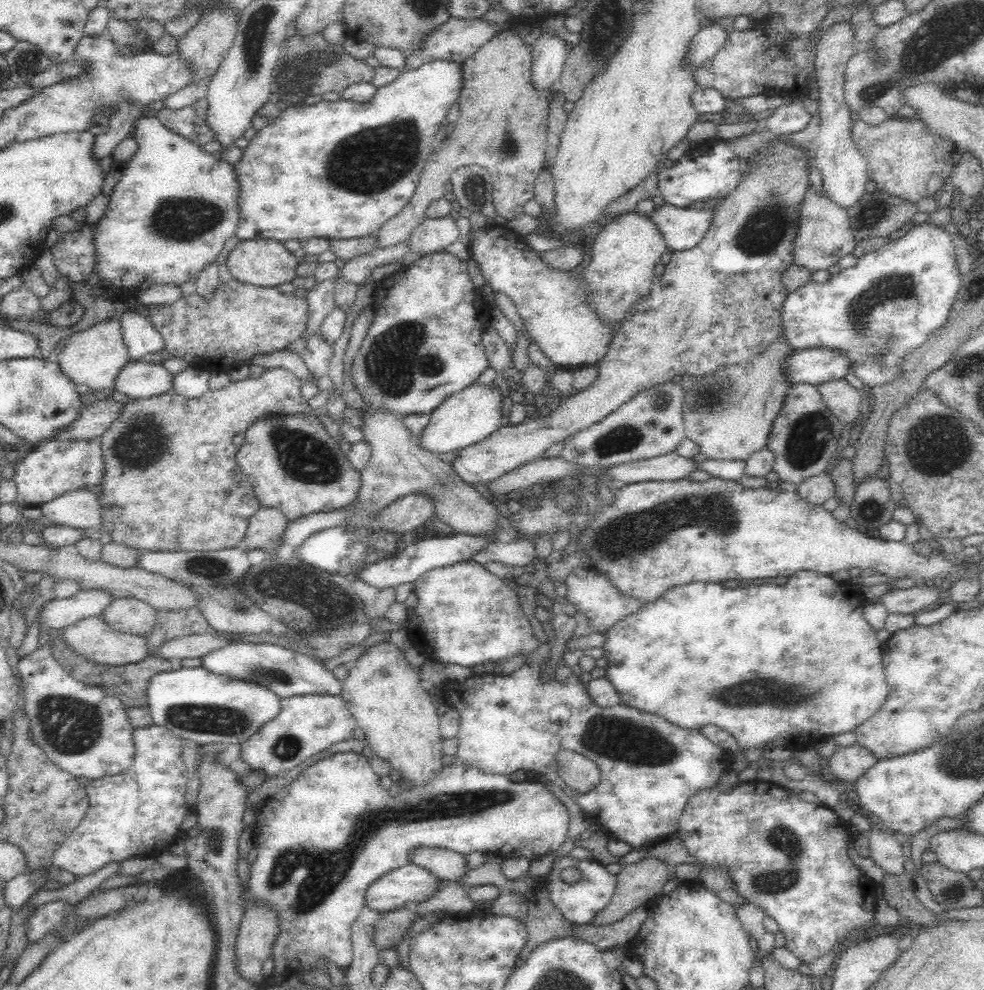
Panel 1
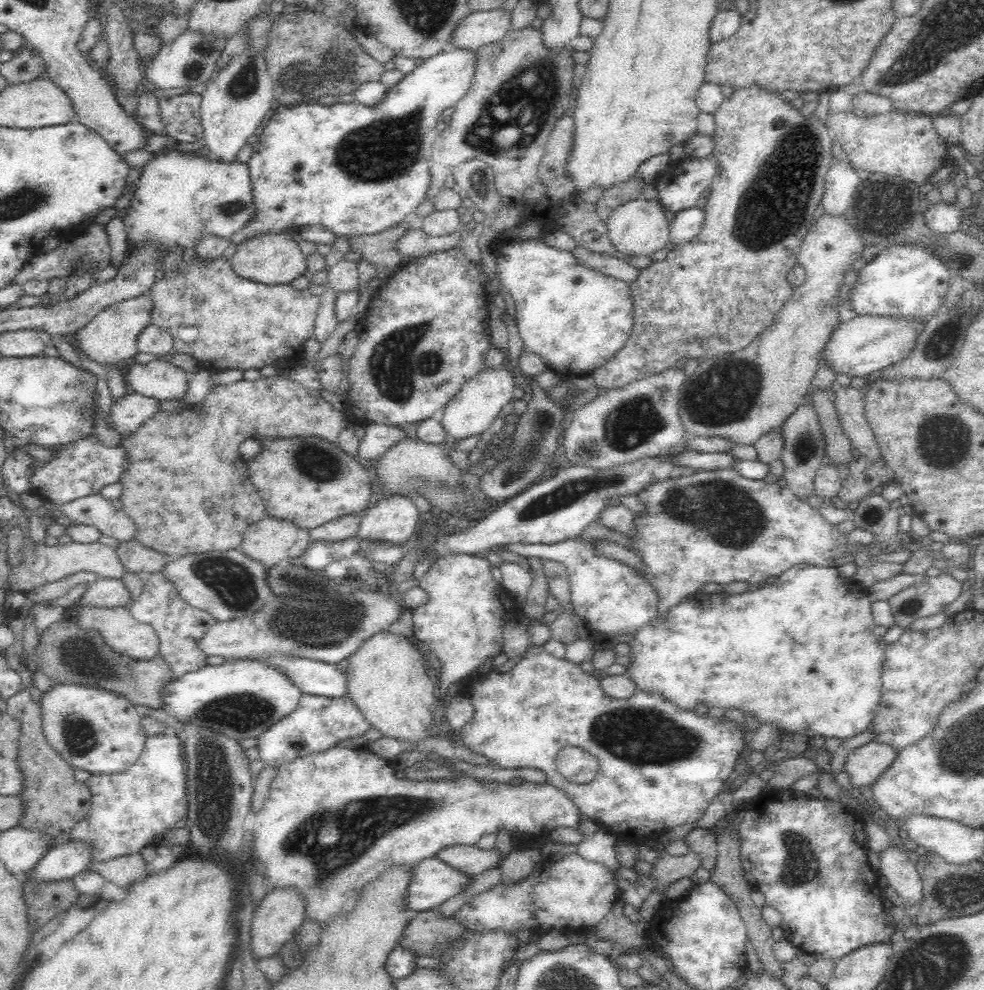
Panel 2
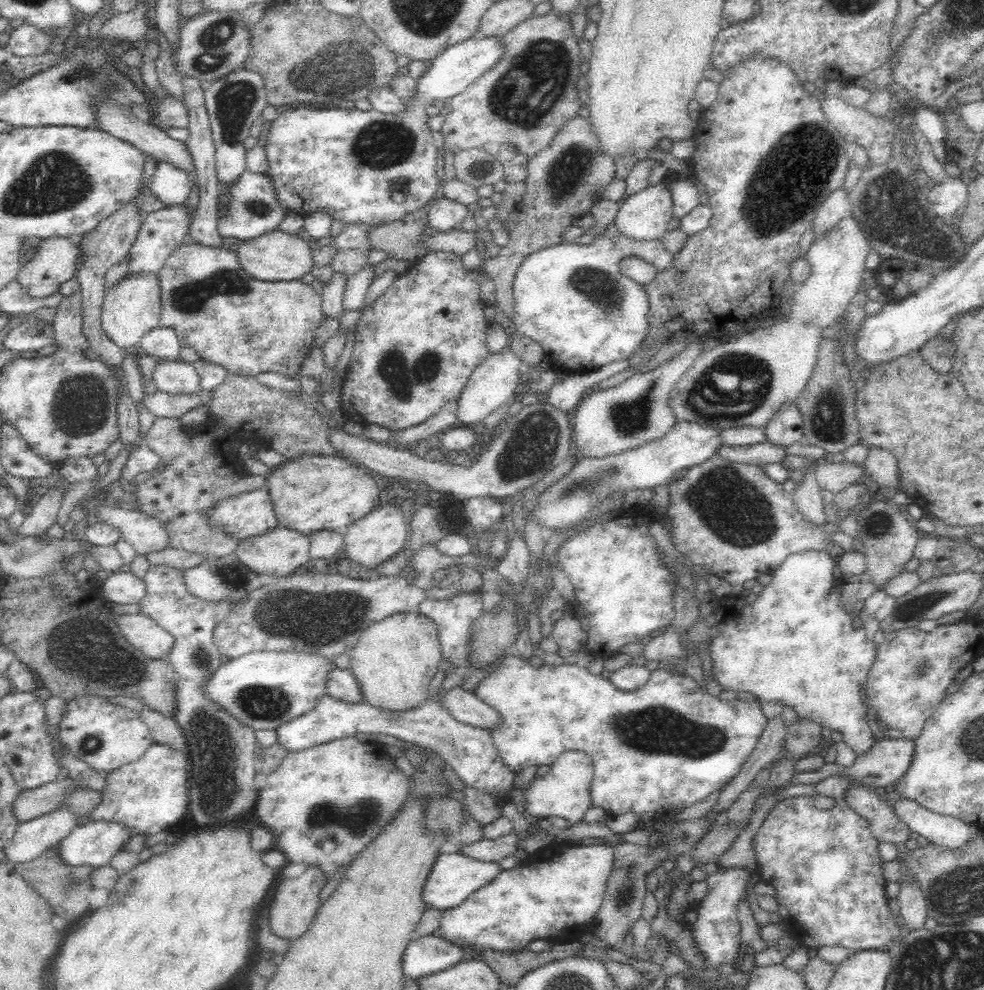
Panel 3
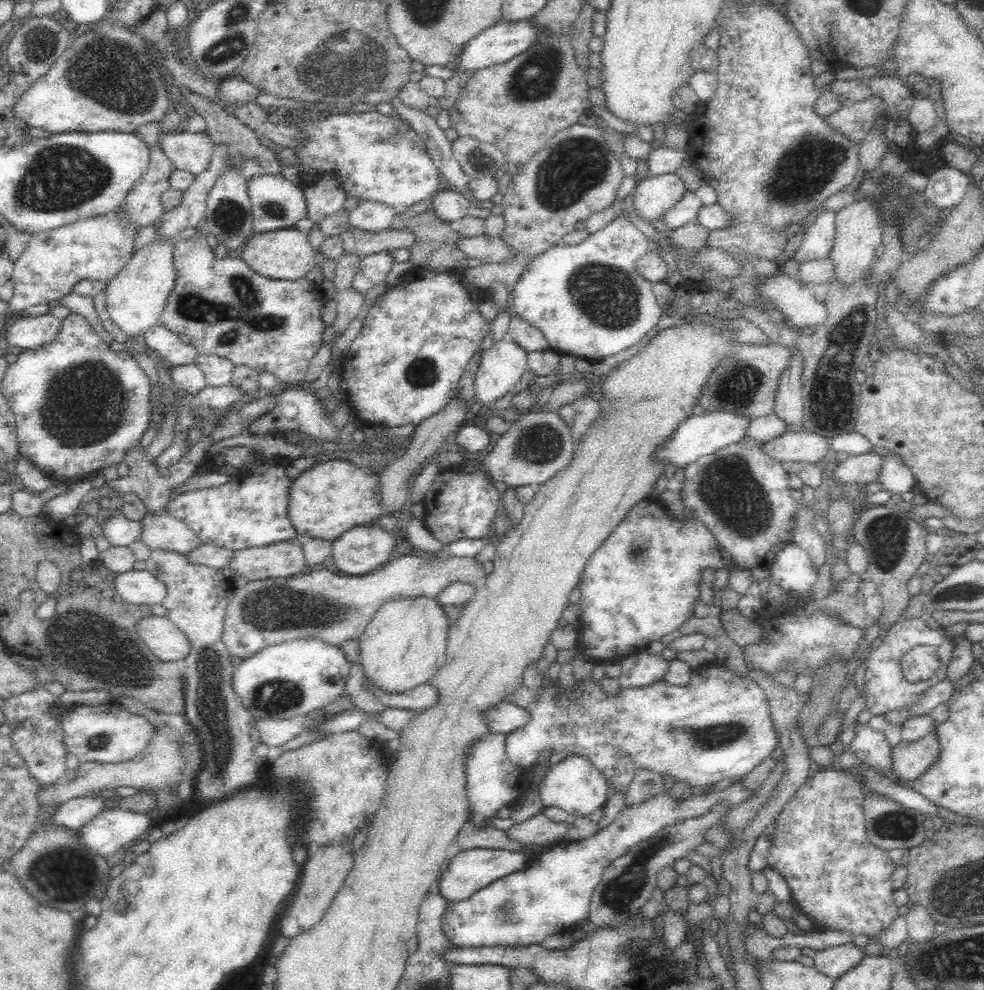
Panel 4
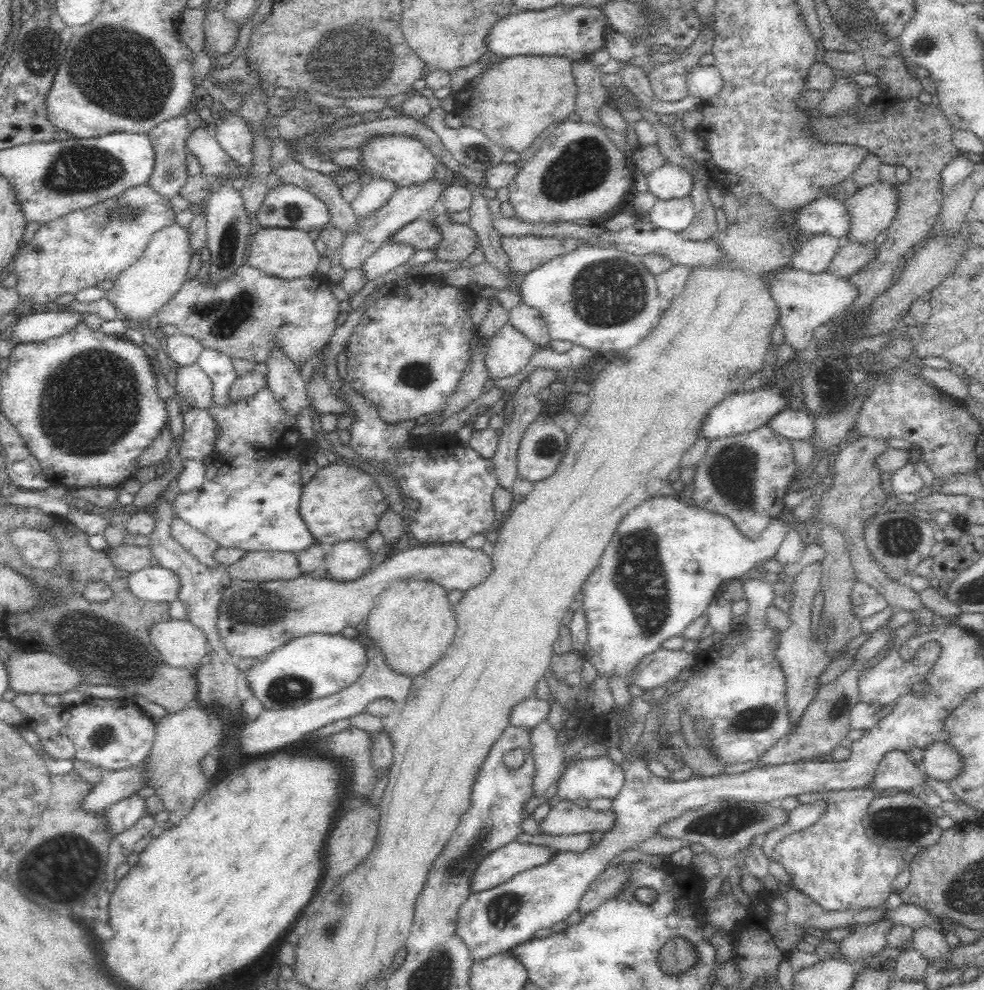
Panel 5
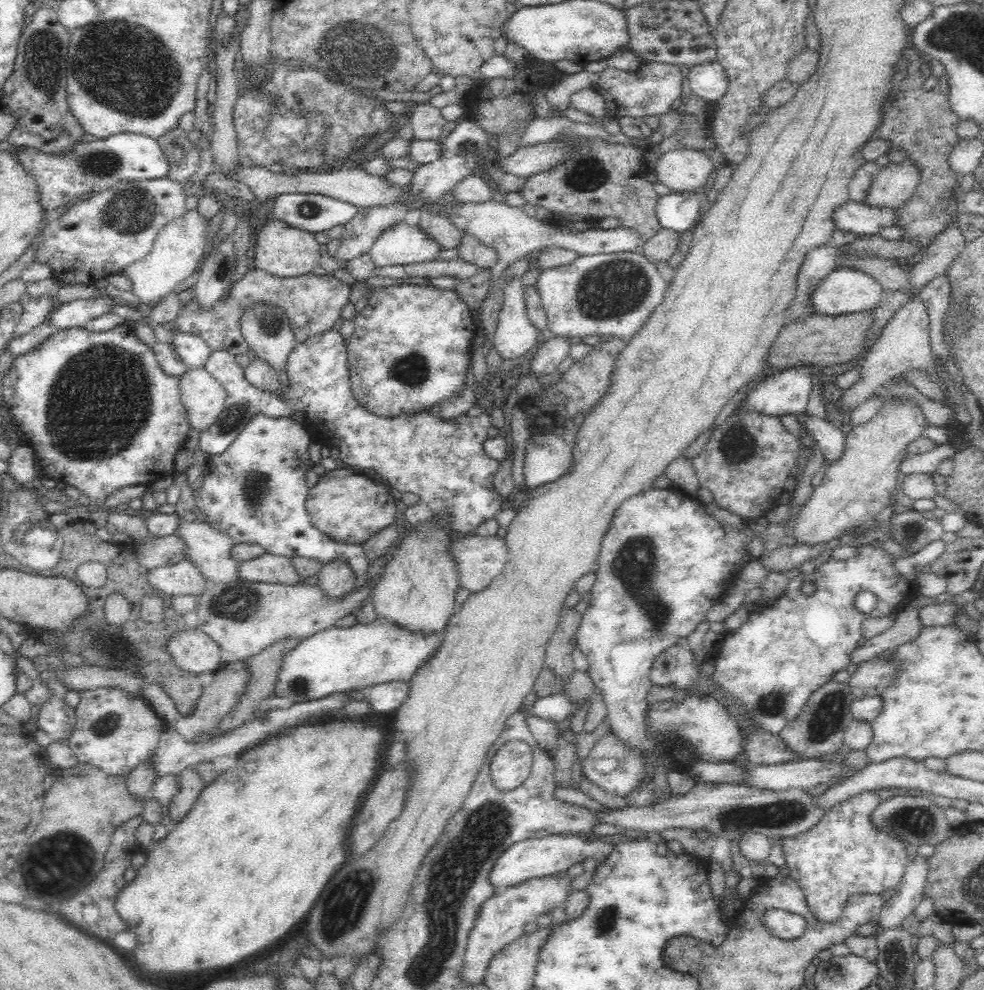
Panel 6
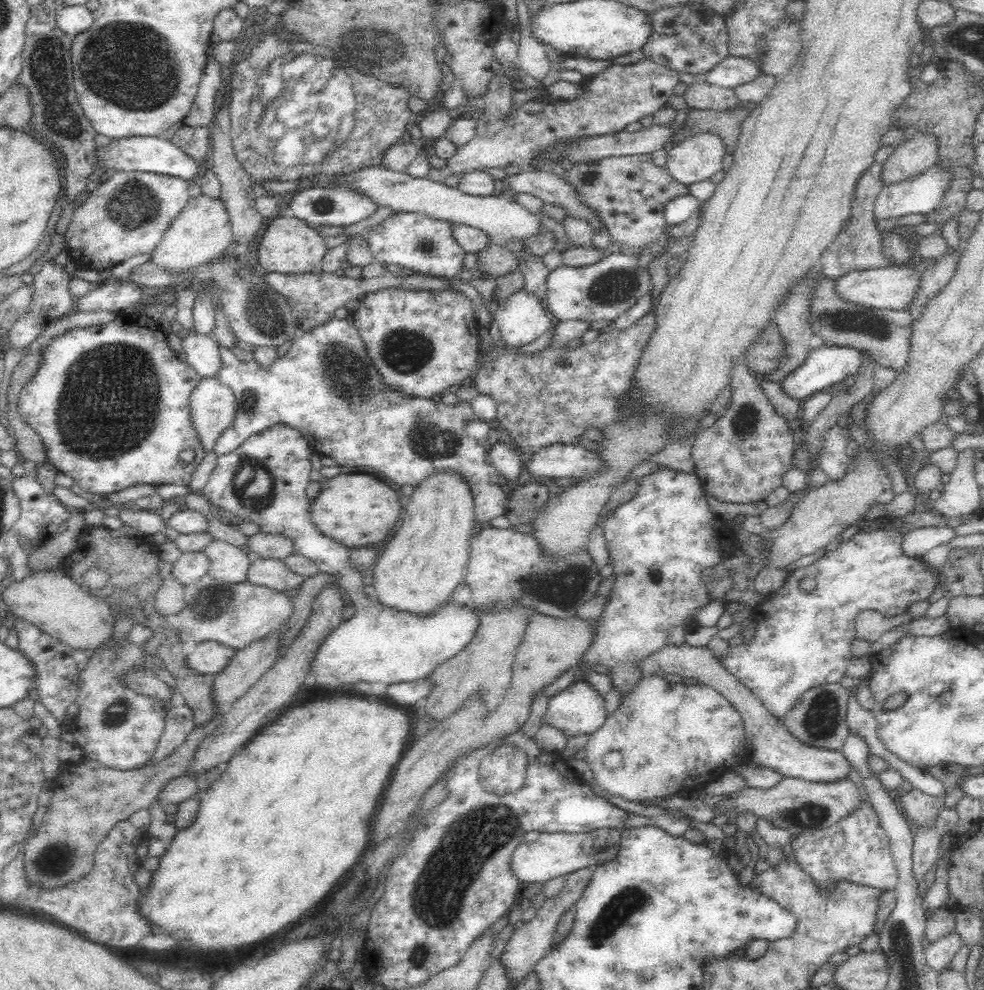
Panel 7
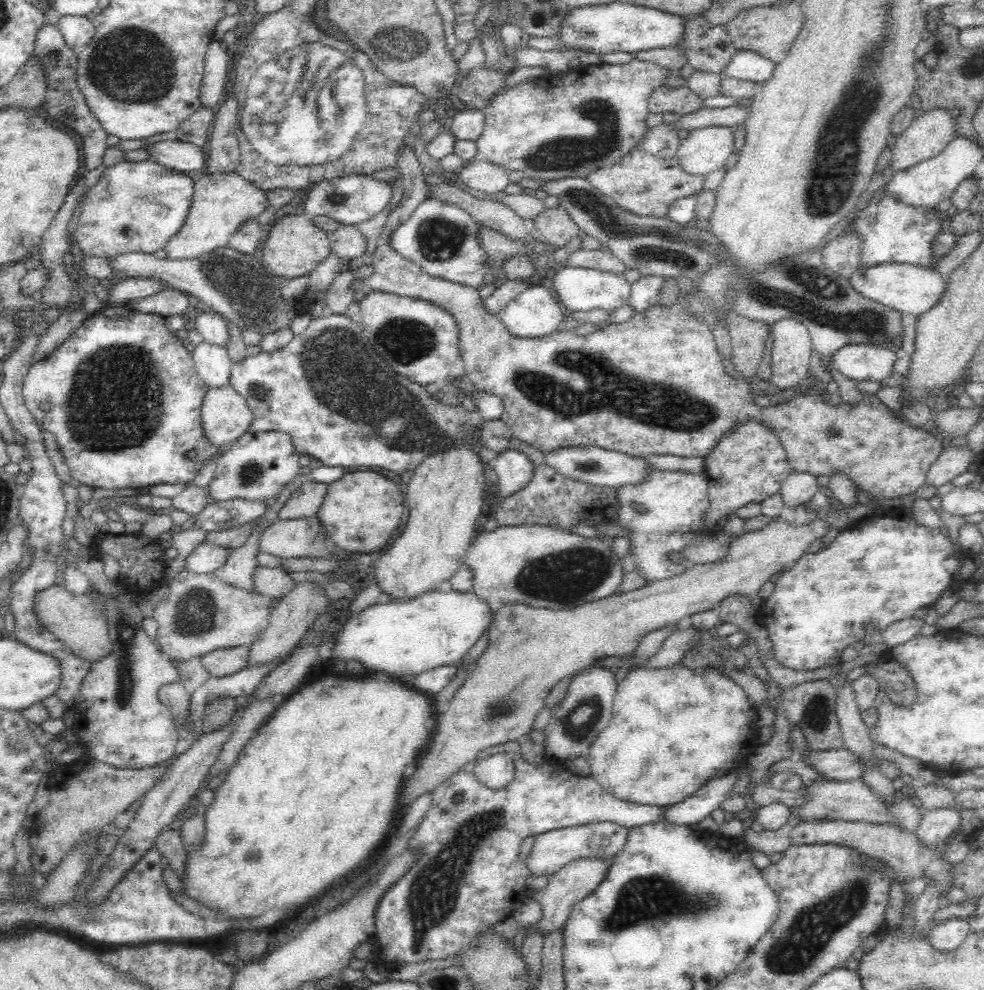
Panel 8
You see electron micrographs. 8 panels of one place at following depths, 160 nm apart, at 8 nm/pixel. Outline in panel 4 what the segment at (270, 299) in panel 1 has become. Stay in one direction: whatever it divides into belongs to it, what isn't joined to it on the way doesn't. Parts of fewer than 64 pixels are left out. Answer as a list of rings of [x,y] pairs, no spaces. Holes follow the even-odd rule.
[[[196,230],[194,236],[177,239],[173,248],[176,273],[164,312],[158,324],[176,334],[185,334],[197,354],[215,354],[227,358],[233,365],[244,365],[256,373],[271,372],[279,385],[303,383],[312,358],[322,346],[324,325],[320,310],[326,299],[319,282],[272,279],[254,272],[244,260],[234,257],[234,270],[214,270],[216,256],[206,241],[207,235]]]

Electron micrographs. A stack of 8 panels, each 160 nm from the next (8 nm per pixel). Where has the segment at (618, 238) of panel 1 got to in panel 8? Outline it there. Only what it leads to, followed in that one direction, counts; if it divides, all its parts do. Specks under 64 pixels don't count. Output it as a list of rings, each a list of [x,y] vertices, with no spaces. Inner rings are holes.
[[[708,126],[689,131],[686,138],[681,140],[676,158],[684,172],[688,174],[708,175],[722,168],[734,150],[734,128],[728,126]]]

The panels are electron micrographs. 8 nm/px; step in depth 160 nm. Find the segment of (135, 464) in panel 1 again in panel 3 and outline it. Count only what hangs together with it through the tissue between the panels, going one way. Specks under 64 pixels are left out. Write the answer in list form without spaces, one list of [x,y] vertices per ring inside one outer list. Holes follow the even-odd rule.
[[[229,374],[222,384],[211,390],[210,415],[205,422],[198,426],[181,428],[176,418],[156,417],[156,420],[145,437],[145,445],[160,457],[160,465],[164,470],[150,476],[148,480],[140,481],[136,488],[136,510],[157,518],[166,527],[170,537],[168,547],[184,550],[200,555],[213,555],[227,557],[233,555],[238,549],[239,541],[220,529],[212,529],[204,512],[208,508],[214,508],[214,504],[222,498],[234,498],[238,494],[250,493],[262,486],[267,476],[251,477],[243,470],[242,458],[234,453],[233,445],[237,441],[242,443],[260,443],[262,447],[276,451],[284,458],[292,459],[304,454],[335,455],[335,449],[329,444],[330,432],[328,422],[332,418],[326,418],[319,414],[312,406],[306,406],[300,397],[292,395],[290,391],[266,387],[256,376],[242,376]]]

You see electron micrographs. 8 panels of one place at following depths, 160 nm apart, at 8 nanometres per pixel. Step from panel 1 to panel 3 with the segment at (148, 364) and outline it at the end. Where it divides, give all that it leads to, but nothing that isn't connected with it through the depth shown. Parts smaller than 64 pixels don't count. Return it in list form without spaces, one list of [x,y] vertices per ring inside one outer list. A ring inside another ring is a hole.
[[[180,360],[158,361],[152,380],[158,391],[168,394],[192,394],[200,389],[195,366]]]

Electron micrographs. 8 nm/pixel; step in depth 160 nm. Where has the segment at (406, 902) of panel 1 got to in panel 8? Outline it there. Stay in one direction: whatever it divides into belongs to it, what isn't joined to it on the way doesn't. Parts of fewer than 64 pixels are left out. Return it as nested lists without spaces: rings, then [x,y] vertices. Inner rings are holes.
[[[604,821],[537,834],[525,865],[534,876],[542,876],[542,874],[551,876],[568,862],[578,858],[613,858],[626,844],[629,830],[630,828],[624,828],[614,822]]]

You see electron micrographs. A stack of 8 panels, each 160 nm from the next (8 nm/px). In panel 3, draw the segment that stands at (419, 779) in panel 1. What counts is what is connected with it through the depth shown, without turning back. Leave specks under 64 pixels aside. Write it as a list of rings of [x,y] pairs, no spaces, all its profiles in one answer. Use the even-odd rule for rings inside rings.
[[[417,611],[398,612],[362,631],[359,641],[349,649],[350,672],[360,685],[365,702],[390,712],[418,708],[428,699],[430,684],[439,662],[442,645],[433,620]]]

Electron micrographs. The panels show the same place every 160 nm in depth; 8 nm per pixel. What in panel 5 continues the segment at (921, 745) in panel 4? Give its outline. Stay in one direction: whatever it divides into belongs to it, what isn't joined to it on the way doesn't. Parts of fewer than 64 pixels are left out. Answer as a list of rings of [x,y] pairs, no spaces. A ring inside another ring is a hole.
[[[946,741],[928,743],[923,751],[920,764],[930,778],[949,781],[962,770],[963,760],[960,753]]]

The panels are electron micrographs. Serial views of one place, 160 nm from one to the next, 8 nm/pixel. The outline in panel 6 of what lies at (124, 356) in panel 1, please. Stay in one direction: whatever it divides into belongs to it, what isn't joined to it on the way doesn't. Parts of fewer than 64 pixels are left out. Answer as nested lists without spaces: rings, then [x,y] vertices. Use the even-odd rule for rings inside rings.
[[[198,208],[186,211],[179,218],[163,226],[158,231],[150,252],[121,271],[131,280],[131,292],[138,296],[145,310],[162,301],[182,280],[188,279],[198,266],[204,246],[207,244],[205,232],[208,230],[209,221],[198,212]]]

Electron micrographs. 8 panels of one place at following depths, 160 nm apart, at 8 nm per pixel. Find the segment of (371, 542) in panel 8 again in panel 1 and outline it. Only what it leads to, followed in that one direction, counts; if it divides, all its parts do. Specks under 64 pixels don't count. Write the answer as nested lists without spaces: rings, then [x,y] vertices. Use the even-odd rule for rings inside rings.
[[[307,414],[298,416],[270,416],[250,425],[239,448],[235,461],[246,476],[262,507],[276,507],[288,520],[294,520],[313,512],[330,512],[348,506],[354,502],[362,486],[362,476],[358,473],[347,454],[328,435],[318,415],[310,418]]]

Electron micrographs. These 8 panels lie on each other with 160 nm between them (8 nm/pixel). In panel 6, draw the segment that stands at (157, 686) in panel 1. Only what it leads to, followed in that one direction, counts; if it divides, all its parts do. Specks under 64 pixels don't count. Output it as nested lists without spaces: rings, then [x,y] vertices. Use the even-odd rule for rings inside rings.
[[[377,616],[368,624],[358,622],[350,627],[326,628],[301,639],[298,646],[284,655],[273,694],[299,703],[336,692],[364,690],[384,682],[408,683],[413,674],[433,657],[442,639],[440,632],[410,632]]]

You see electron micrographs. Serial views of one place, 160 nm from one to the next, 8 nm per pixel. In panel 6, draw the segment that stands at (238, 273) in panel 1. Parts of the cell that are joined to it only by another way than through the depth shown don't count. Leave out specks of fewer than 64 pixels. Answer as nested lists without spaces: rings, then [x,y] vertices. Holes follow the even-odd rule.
[[[274,219],[267,220],[262,224],[257,234],[255,253],[251,259],[257,269],[280,278],[290,278],[312,272],[318,266],[320,244],[314,239],[314,233],[292,228],[285,222]]]

